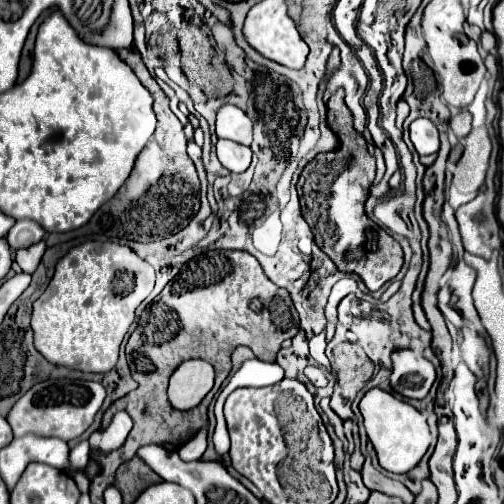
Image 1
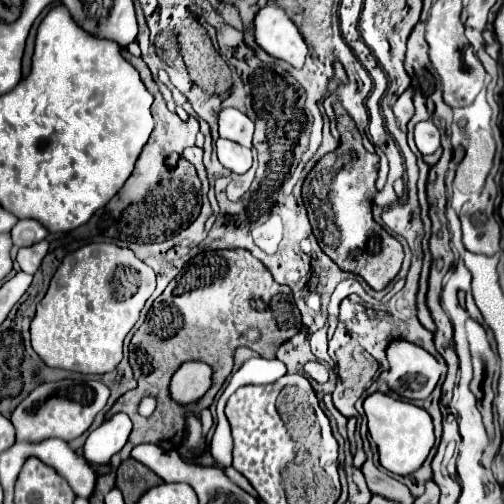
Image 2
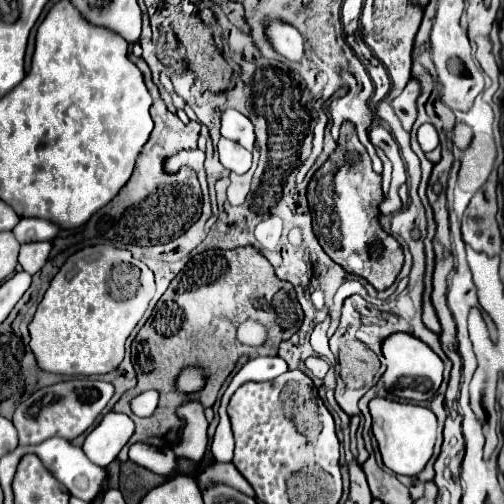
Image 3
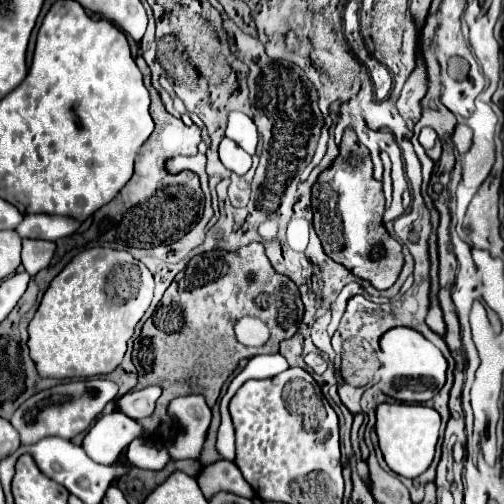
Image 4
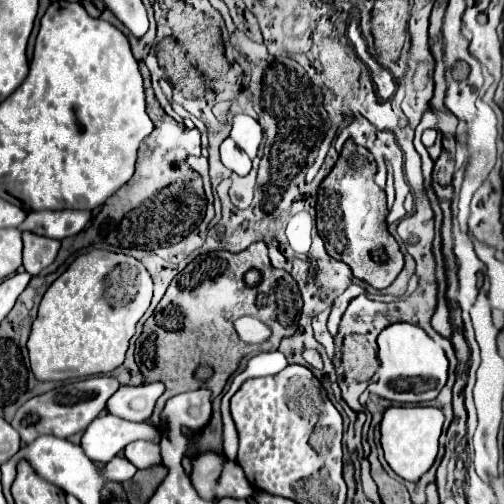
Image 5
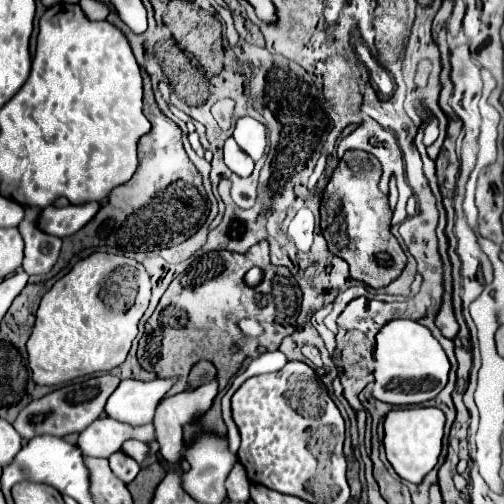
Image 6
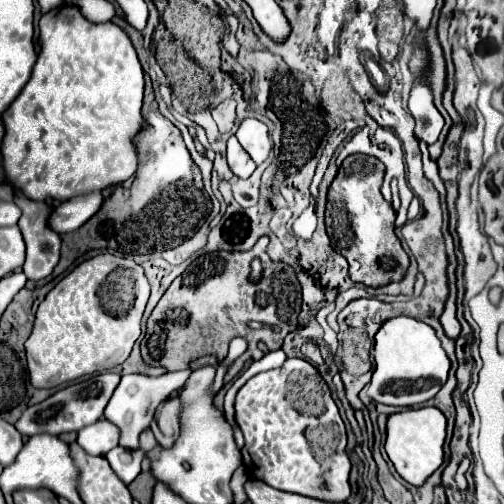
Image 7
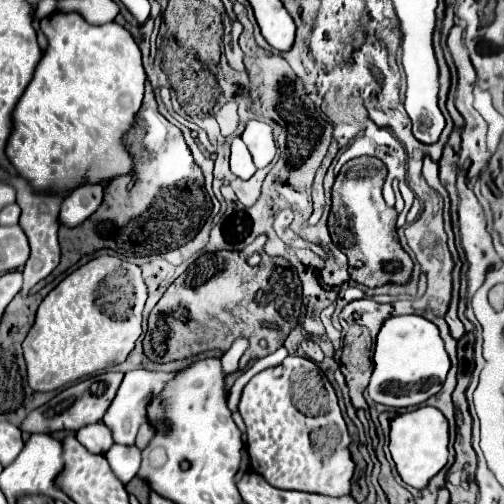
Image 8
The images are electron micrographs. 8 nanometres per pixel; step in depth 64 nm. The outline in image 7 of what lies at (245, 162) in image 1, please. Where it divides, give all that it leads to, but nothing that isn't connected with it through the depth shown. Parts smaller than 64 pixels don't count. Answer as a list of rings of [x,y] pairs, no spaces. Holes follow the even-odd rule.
[[[230,136],[230,138],[228,138],[226,158],[228,158],[230,170],[232,170],[238,178],[248,178],[248,176],[256,170],[256,164],[254,164],[252,158],[244,152],[244,148],[240,148],[240,142],[236,140],[236,136]]]

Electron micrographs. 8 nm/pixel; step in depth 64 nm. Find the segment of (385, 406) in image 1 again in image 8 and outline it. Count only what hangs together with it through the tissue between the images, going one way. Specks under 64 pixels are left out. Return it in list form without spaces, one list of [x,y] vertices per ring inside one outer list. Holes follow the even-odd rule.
[[[422,406],[412,412],[398,414],[390,422],[388,448],[400,478],[414,488],[424,488],[424,484],[428,484],[428,480],[448,462],[448,420],[432,406]]]

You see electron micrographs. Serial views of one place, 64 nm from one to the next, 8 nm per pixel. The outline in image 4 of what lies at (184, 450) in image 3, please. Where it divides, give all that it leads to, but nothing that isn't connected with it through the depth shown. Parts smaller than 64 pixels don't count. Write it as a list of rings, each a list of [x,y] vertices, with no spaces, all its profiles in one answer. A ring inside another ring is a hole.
[[[200,394],[176,398],[170,404],[170,414],[181,426],[168,444],[171,460],[197,460],[210,426],[210,408],[206,400]]]

